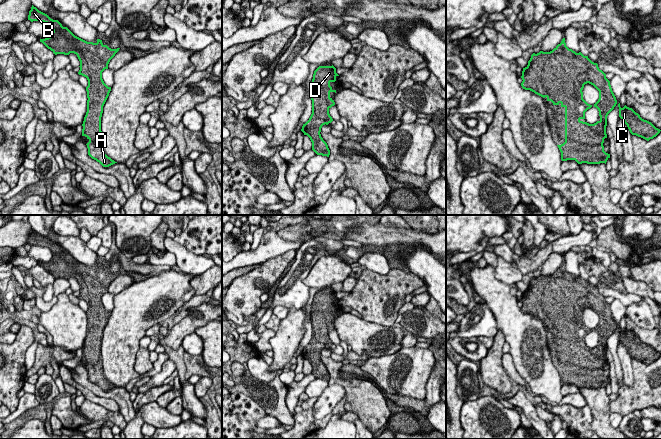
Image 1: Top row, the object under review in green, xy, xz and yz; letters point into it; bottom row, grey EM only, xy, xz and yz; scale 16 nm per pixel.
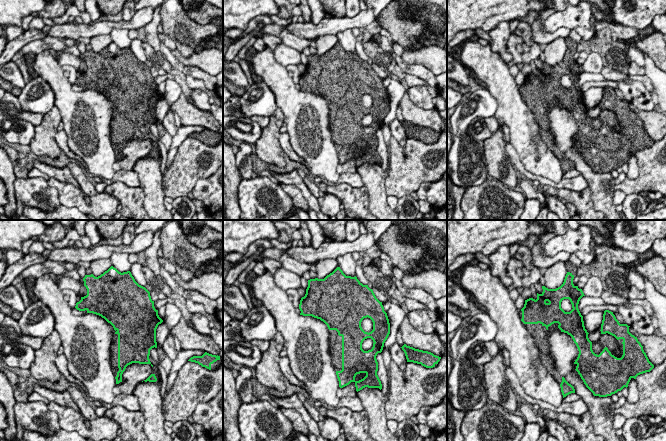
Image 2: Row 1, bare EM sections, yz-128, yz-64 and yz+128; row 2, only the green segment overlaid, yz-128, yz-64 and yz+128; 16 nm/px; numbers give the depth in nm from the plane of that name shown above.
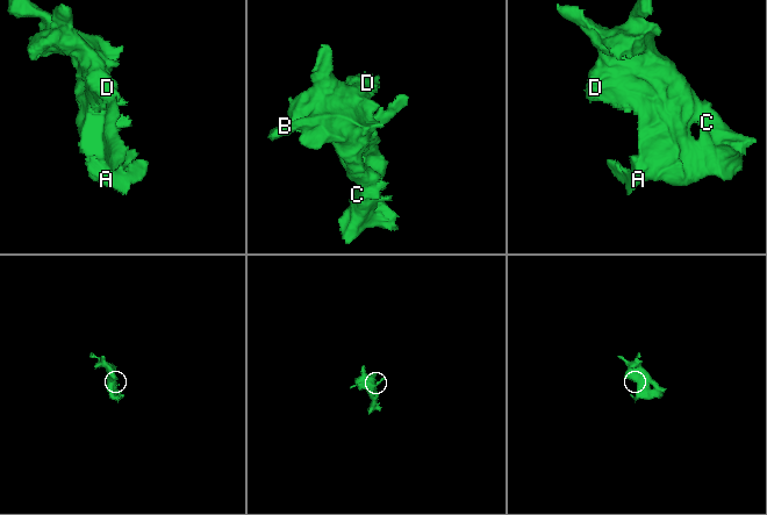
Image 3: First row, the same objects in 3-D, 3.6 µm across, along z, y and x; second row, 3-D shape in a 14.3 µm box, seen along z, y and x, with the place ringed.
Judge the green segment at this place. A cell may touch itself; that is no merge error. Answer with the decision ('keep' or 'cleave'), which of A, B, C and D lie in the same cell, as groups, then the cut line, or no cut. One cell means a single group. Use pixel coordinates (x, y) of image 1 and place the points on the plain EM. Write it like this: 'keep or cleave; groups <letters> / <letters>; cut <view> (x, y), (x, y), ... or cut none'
keep; groups A B C D; cut none

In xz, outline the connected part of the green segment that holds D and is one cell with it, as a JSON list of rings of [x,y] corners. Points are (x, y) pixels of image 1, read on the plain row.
[[[319,290],[313,298],[311,309],[312,338],[309,344],[303,348],[301,355],[307,359],[312,366],[312,374],[317,379],[330,379],[327,367],[321,361],[321,352],[333,345],[329,338],[329,333],[335,329],[330,321],[331,316],[335,316],[330,310],[331,306],[336,305],[336,292],[332,290]]]

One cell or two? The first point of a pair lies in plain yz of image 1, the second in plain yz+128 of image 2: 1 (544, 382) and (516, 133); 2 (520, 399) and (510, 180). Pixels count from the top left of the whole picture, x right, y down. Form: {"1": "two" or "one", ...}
{"1": "one", "2": "two"}

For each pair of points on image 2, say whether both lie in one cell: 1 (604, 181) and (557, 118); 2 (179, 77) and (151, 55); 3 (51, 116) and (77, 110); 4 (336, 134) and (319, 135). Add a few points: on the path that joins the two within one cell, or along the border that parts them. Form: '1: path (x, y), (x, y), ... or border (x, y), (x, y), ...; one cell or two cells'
1: path (586, 171), (566, 145), (564, 136); one cell
2: path (172, 71), (158, 60); one cell
3: border (54, 105), (59, 111), (61, 121); two cells
4: border (330, 110), (330, 137), (338, 156); two cells

